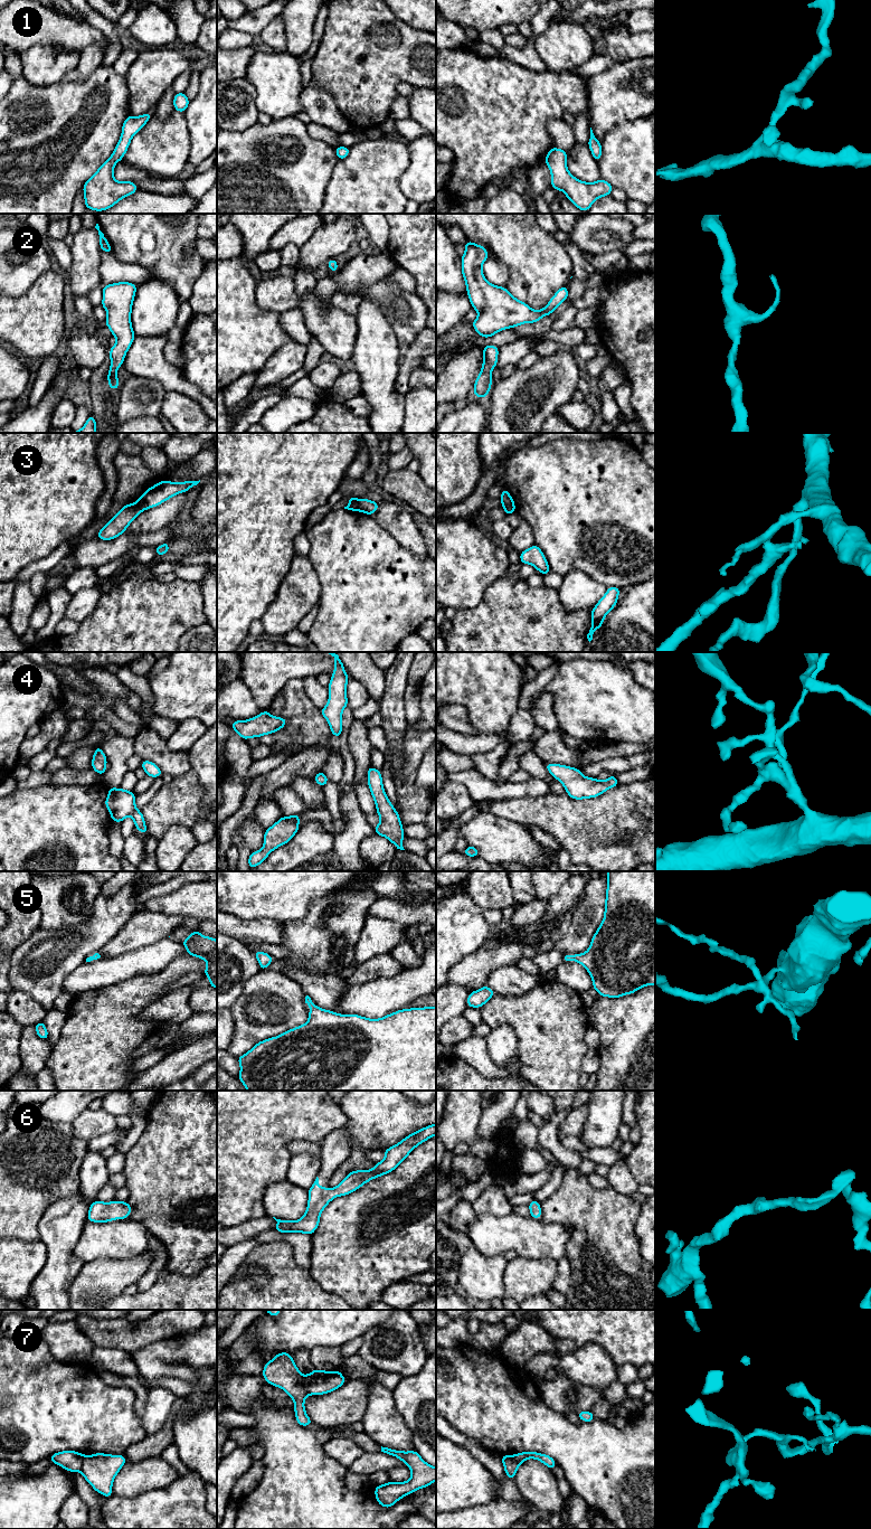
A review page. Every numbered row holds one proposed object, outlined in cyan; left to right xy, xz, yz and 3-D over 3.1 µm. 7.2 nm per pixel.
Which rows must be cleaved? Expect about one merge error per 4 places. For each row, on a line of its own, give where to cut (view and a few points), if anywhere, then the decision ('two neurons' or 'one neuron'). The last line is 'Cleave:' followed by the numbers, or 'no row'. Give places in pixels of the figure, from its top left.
1: no cut; one neuron
2: no cut; one neuron
3: cut in xz along (357, 499), (358, 510); two neurons
4: no cut; one neuron
5: no cut; one neuron
6: no cut; one neuron
7: cut in xz along (303, 1376), (303, 1388), (309, 1394); two neurons
Cleave: 3, 7

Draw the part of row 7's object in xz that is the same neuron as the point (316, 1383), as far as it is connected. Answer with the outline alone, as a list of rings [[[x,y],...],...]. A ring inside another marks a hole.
[[[314,1369],[303,1378],[304,1389],[309,1395],[323,1395],[331,1393],[345,1382],[345,1378],[339,1370],[324,1371]]]

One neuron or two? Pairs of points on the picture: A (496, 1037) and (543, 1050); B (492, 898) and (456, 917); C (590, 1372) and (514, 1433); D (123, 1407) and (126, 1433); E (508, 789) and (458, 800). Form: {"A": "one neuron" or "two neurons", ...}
{"A": "two neurons", "B": "two neurons", "C": "two neurons", "D": "one neuron", "E": "two neurons"}

